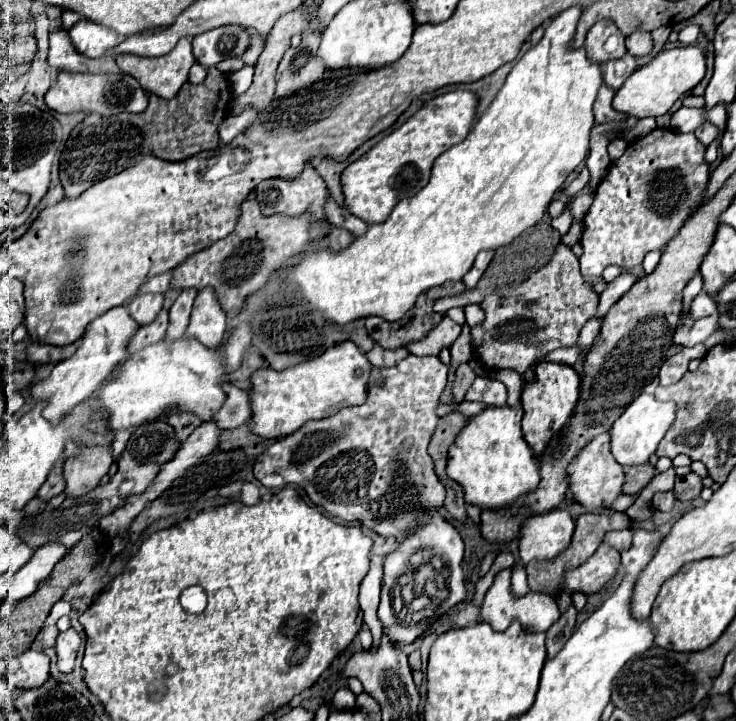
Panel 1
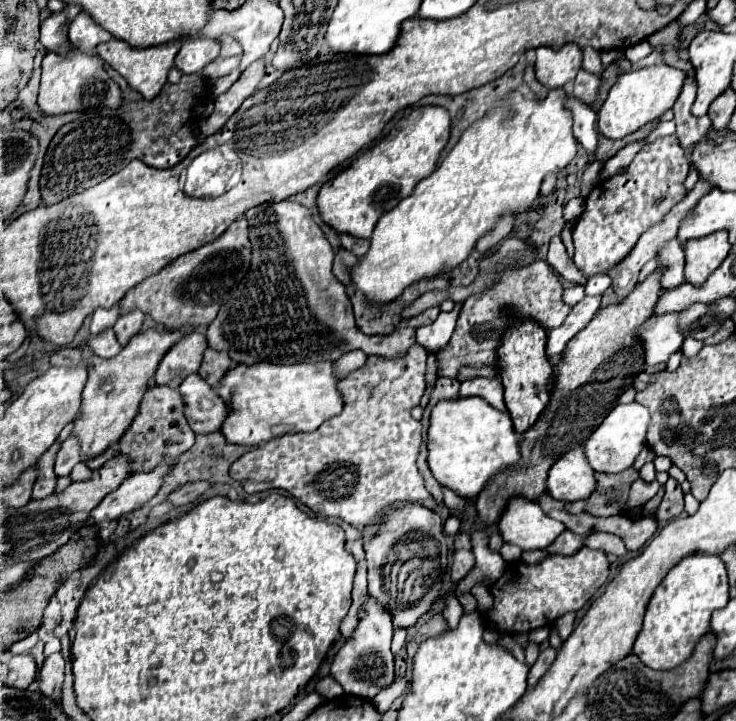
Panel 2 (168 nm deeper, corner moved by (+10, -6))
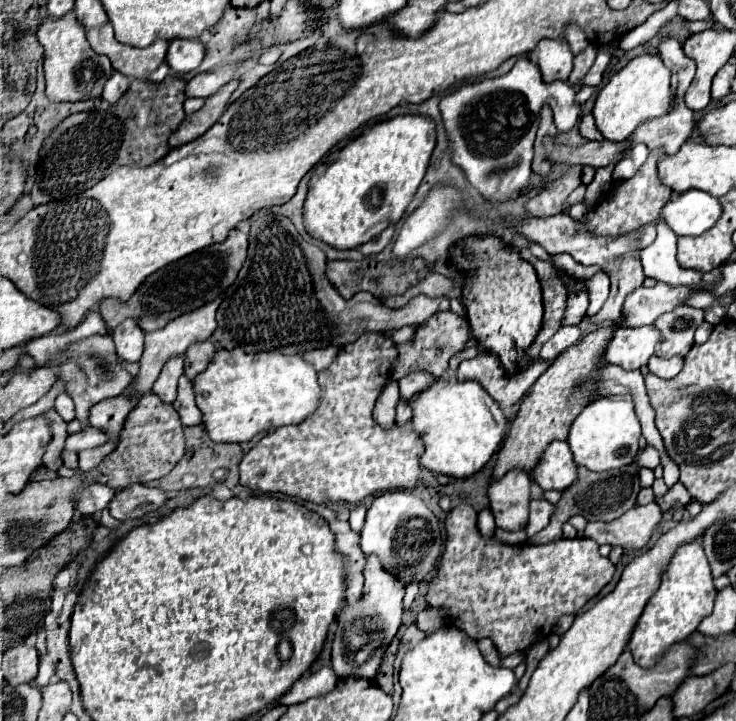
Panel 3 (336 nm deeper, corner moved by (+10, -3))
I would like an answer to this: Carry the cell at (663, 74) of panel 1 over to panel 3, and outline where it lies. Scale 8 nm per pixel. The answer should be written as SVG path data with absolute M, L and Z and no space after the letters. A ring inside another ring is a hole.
M642 54L628 62L620 72L616 72L610 82L598 92L594 104L596 128L610 142L624 142L640 124L656 116L664 116L670 110L672 90L670 90L670 70L654 54Z

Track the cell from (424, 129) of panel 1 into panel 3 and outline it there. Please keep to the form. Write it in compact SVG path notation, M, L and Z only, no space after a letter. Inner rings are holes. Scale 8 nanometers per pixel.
M404 114L374 124L362 136L348 142L348 146L330 154L330 158L324 164L318 164L314 168L314 174L308 182L308 196L304 204L306 230L318 240L334 248L346 250L356 248L376 238L388 226L398 224L428 170L434 146L436 146L436 122L430 116Z

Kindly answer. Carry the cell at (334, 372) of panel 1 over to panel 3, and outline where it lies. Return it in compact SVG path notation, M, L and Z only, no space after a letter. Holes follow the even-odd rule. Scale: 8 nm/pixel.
M218 350L210 366L198 374L194 380L196 404L204 414L206 434L214 442L248 442L256 434L270 432L286 424L304 422L322 402L322 392L318 386L318 372L302 356L284 356L276 352L266 354L244 354L242 350Z

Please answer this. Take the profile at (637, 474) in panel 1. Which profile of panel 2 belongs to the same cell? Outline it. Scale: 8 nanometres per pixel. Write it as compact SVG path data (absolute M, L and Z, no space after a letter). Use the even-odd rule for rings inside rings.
M626 469L616 475L596 473L596 493L592 493L586 501L586 513L594 517L610 517L618 515L626 509L630 485L638 479L636 469Z

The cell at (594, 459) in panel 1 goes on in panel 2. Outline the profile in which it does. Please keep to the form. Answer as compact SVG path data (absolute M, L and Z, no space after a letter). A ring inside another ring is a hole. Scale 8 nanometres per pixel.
M570 449L550 467L546 489L564 503L590 497L590 491L596 489L596 479L590 465L586 465L582 449Z

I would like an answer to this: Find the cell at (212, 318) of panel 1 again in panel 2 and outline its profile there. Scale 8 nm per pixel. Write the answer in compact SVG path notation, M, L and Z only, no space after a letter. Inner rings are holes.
M200 331L188 333L182 341L178 341L162 359L156 371L156 385L166 385L170 389L178 389L180 383L198 371L202 361L202 353L206 349L206 337Z

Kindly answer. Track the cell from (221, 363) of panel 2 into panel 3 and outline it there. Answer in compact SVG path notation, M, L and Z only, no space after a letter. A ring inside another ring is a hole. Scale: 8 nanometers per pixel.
M206 340L206 342L196 342L194 346L190 346L188 350L186 350L186 354L184 354L184 368L186 368L186 376L190 378L190 380L194 380L200 372L204 372L206 370L206 366L212 362L212 358L214 358L214 354L216 354L216 346L210 342L210 340Z

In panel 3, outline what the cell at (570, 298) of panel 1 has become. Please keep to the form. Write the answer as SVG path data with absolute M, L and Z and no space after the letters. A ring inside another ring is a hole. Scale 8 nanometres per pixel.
M442 312L434 314L426 324L420 324L416 330L416 336L408 344L398 344L398 360L392 368L392 378L400 380L404 374L414 370L428 370L434 378L446 376L448 360L462 352L470 344L470 328L466 326L466 316L458 316L454 312Z

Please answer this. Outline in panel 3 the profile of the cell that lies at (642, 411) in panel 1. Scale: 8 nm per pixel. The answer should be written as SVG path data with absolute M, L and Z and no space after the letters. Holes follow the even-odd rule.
M598 398L590 406L586 406L574 420L568 434L568 444L572 448L574 460L592 472L608 472L634 462L638 452L638 440L640 420L634 412L634 402L610 398Z

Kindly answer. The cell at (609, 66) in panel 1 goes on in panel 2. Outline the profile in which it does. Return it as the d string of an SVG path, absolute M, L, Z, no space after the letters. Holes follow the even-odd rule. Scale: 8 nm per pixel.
M586 47L586 49L582 49L582 55L584 55L582 67L584 67L586 71L602 77L602 71L604 71L604 69L602 69L602 63L600 63L600 53L598 53L596 49L592 49L592 47Z

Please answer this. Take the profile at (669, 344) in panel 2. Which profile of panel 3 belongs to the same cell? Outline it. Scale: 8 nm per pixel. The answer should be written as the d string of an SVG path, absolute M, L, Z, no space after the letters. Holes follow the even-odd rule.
M622 326L622 330L616 330L610 348L606 348L606 362L622 366L624 370L638 370L656 354L660 340L662 332L656 326Z

